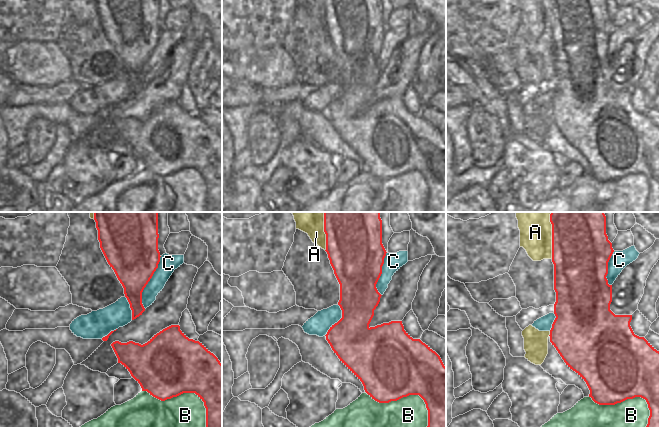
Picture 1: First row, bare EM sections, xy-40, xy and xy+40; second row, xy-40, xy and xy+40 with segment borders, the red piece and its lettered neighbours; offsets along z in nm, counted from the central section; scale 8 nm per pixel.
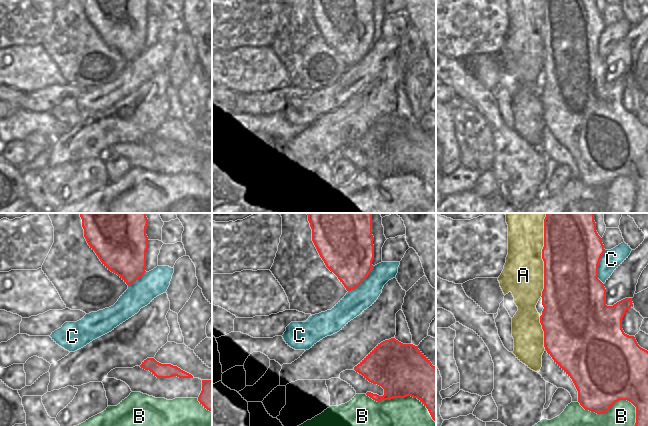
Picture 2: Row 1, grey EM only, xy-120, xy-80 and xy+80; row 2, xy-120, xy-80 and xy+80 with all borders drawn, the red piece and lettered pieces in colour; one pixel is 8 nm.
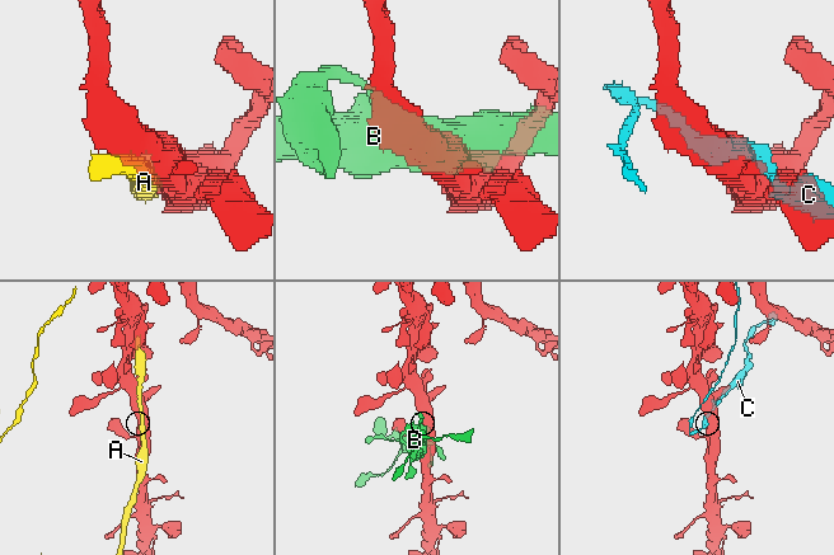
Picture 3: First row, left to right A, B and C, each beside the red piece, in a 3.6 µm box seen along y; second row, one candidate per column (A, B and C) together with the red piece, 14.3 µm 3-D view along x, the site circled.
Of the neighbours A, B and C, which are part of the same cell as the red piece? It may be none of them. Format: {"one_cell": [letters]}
{"one_cell": []}

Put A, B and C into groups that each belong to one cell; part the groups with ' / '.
A / B / C

